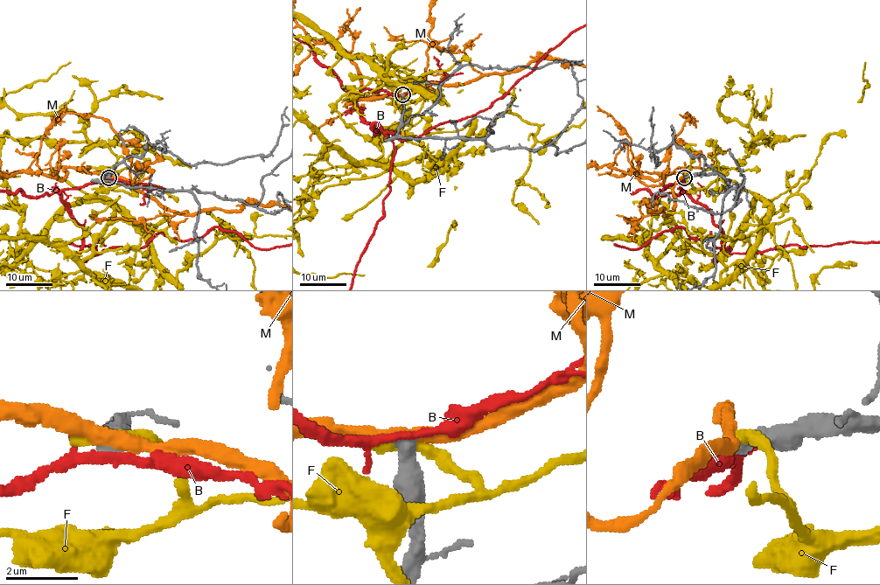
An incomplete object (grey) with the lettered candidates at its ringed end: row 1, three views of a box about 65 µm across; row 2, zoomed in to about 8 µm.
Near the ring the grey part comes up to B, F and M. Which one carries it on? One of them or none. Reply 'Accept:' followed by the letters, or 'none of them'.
Accept: none of them

